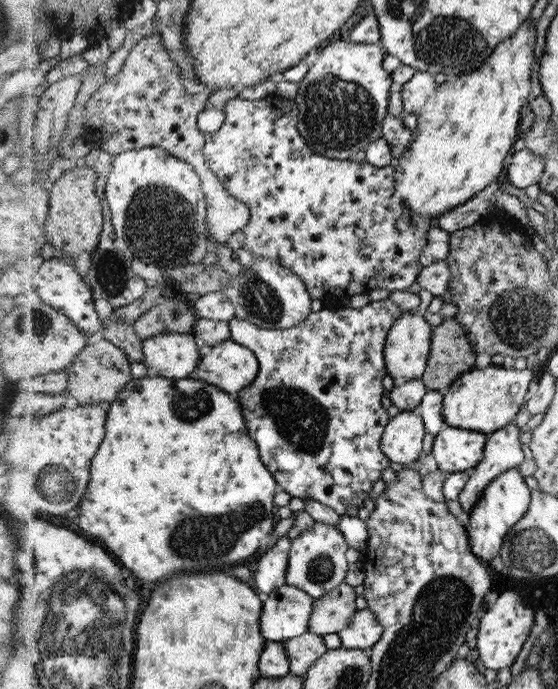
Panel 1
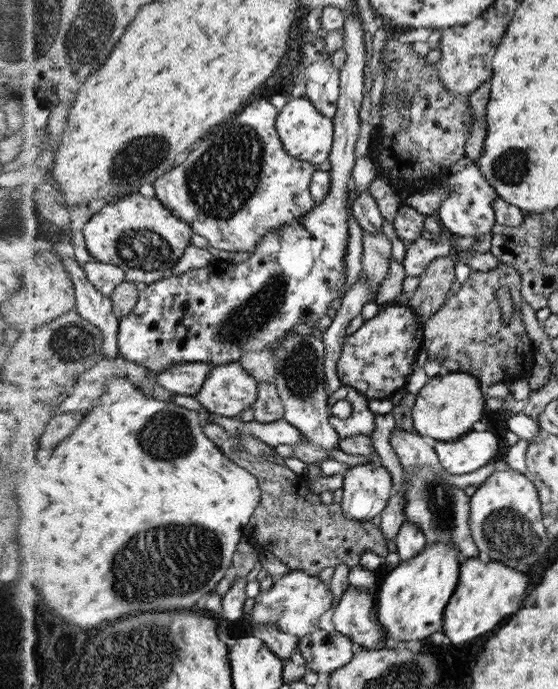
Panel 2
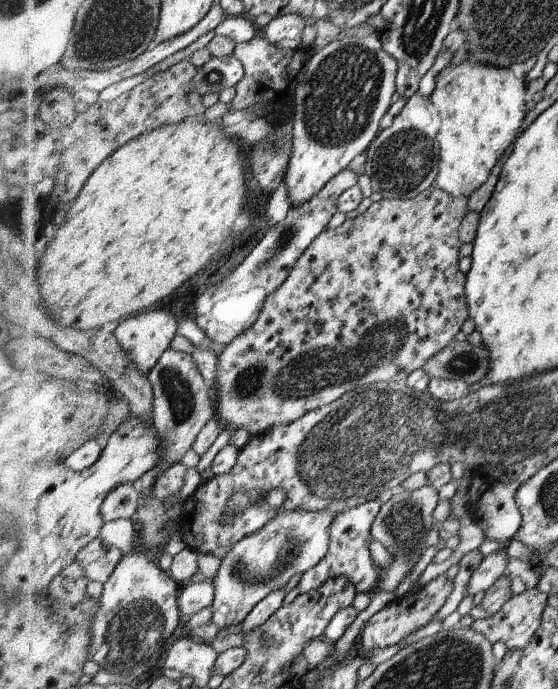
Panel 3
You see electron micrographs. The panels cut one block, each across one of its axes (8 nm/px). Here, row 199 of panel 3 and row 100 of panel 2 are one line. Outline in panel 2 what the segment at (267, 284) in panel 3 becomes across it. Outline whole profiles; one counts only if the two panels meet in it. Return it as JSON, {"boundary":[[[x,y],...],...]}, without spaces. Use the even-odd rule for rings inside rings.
{"boundary":[[[305,29],[294,89],[299,88],[300,81],[306,81],[306,93],[301,97],[311,100],[316,109],[328,118],[335,118],[339,110],[340,70],[332,66],[332,60],[325,52],[324,36],[320,38]]]}

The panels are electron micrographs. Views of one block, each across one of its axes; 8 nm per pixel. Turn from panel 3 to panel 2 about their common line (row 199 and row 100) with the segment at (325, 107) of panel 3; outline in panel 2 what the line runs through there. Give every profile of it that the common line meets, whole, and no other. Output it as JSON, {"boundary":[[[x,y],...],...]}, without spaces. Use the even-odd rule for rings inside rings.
{"boundary":[[[291,96],[288,104],[280,112],[279,136],[292,157],[312,165],[320,164],[331,156],[331,150],[335,144],[335,124],[332,124],[332,120],[327,115],[320,113],[320,110],[316,109],[315,104],[308,98]]]}

